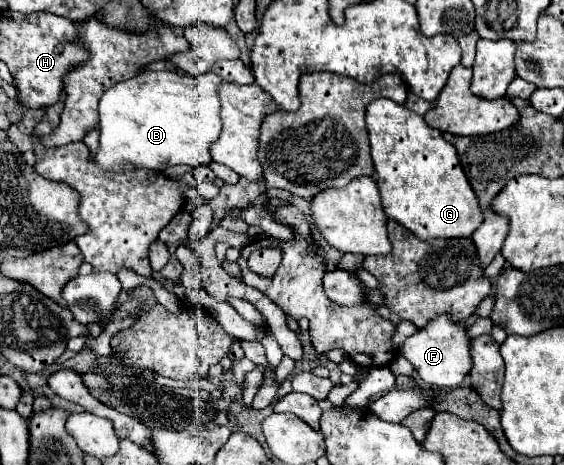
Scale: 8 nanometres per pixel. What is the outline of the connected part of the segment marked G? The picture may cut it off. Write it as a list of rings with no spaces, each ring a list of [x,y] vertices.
[[[379,98],[367,106],[367,130],[371,140],[371,158],[375,164],[375,182],[381,192],[381,202],[385,214],[397,220],[401,226],[411,230],[417,238],[471,238],[473,230],[483,222],[483,212],[479,208],[479,200],[463,174],[457,150],[449,144],[439,130],[431,128],[423,116],[407,110],[393,100]]]

